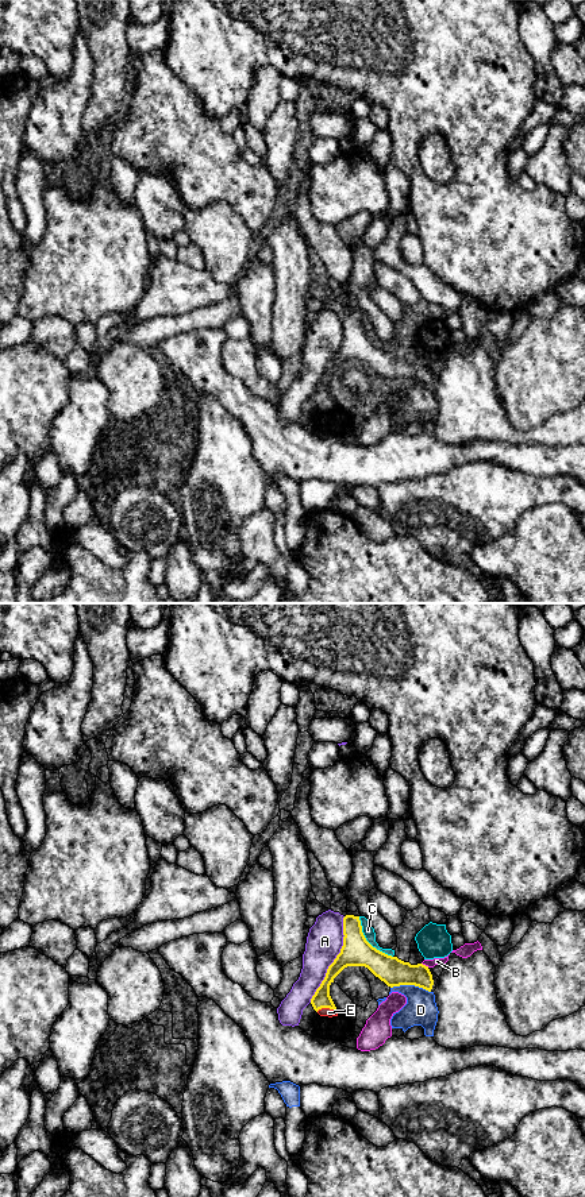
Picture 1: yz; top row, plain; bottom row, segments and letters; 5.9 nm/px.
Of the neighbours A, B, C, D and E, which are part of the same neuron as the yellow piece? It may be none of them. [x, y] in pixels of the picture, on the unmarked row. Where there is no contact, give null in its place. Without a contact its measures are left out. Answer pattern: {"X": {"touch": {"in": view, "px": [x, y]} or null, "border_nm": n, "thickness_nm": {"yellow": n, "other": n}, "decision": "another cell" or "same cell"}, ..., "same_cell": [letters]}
{"A": {"touch": {"in": "yz", "px": [334, 355]}, "border_nm": 550, "thickness_nm": {"yellow": 180, "other": 220}, "decision": "another cell"}, "B": {"touch": {"in": "yz", "px": [424, 360]}, "border_nm": 50, "thickness_nm": {"yellow": 170, "other": 50}, "decision": "another cell"}, "C": {"touch": {"in": "yz", "px": [366, 336]}, "border_nm": 320, "thickness_nm": {"yellow": 180, "other": 70}, "decision": "another cell"}, "D": {"touch": {"in": "yz", "px": [411, 379]}, "border_nm": 240, "thickness_nm": {"yellow": 170, "other": 190}, "decision": "another cell"}, "E": {"touch": {"in": "yz", "px": [326, 402]}, "border_nm": 120, "thickness_nm": {"yellow": 110, "other": 50}, "decision": "same cell"}, "same_cell": ["E"]}

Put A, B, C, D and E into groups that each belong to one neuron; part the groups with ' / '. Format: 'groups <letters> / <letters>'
groups A / B / C / D / E

